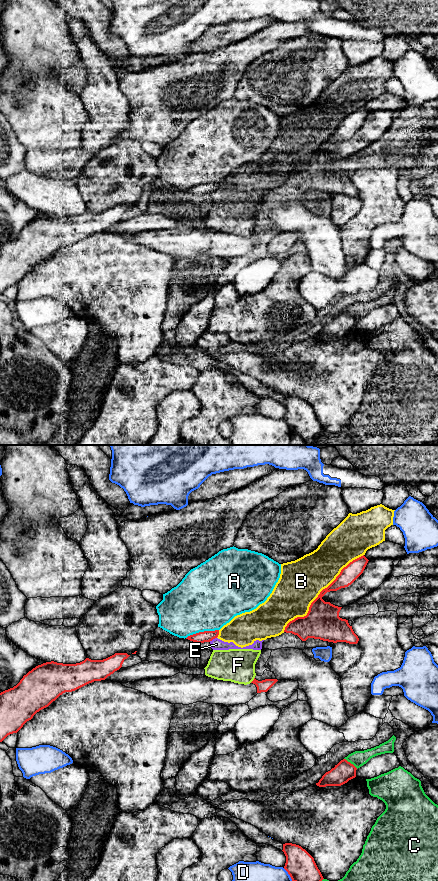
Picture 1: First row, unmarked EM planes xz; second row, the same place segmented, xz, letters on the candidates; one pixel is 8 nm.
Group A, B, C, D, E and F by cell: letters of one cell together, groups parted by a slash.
A / B C E F / D

